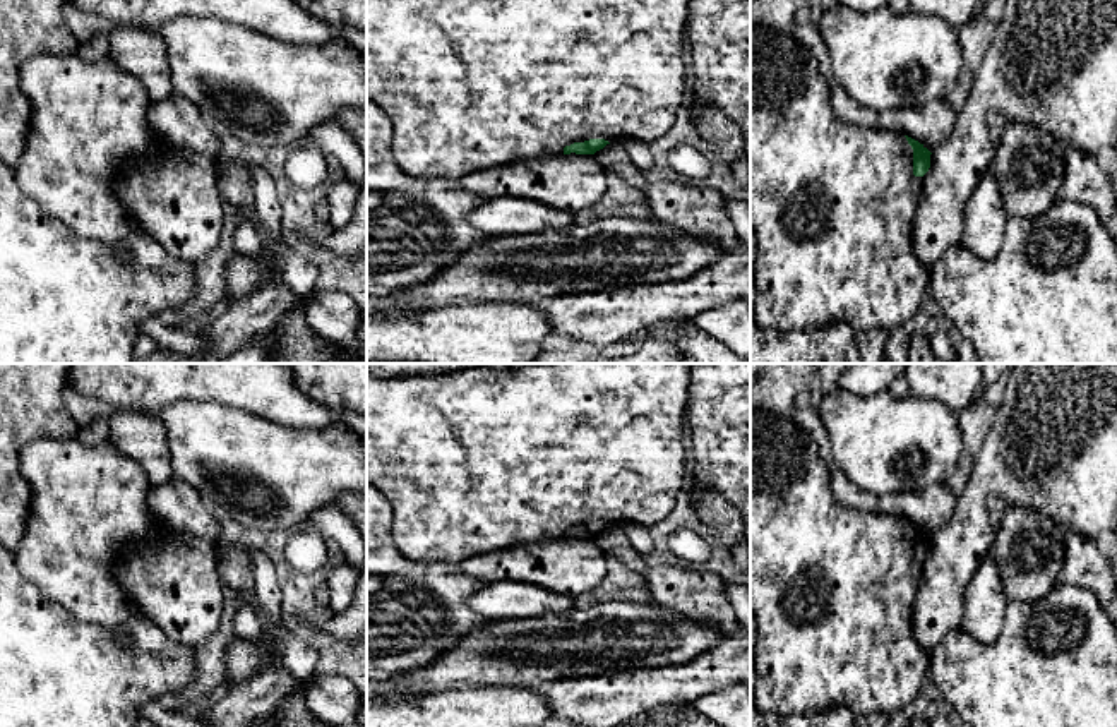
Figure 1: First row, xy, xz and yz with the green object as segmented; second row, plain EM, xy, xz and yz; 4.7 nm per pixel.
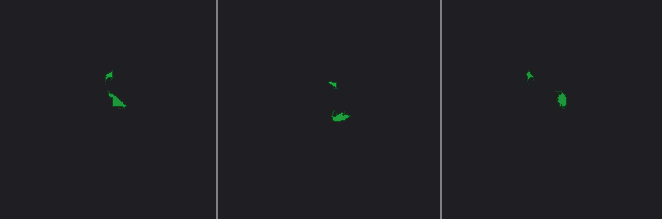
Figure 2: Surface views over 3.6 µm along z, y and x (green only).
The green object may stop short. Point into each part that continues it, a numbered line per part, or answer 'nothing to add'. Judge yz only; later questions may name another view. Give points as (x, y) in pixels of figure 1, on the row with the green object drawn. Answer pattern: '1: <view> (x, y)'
1: yz (833, 206)

